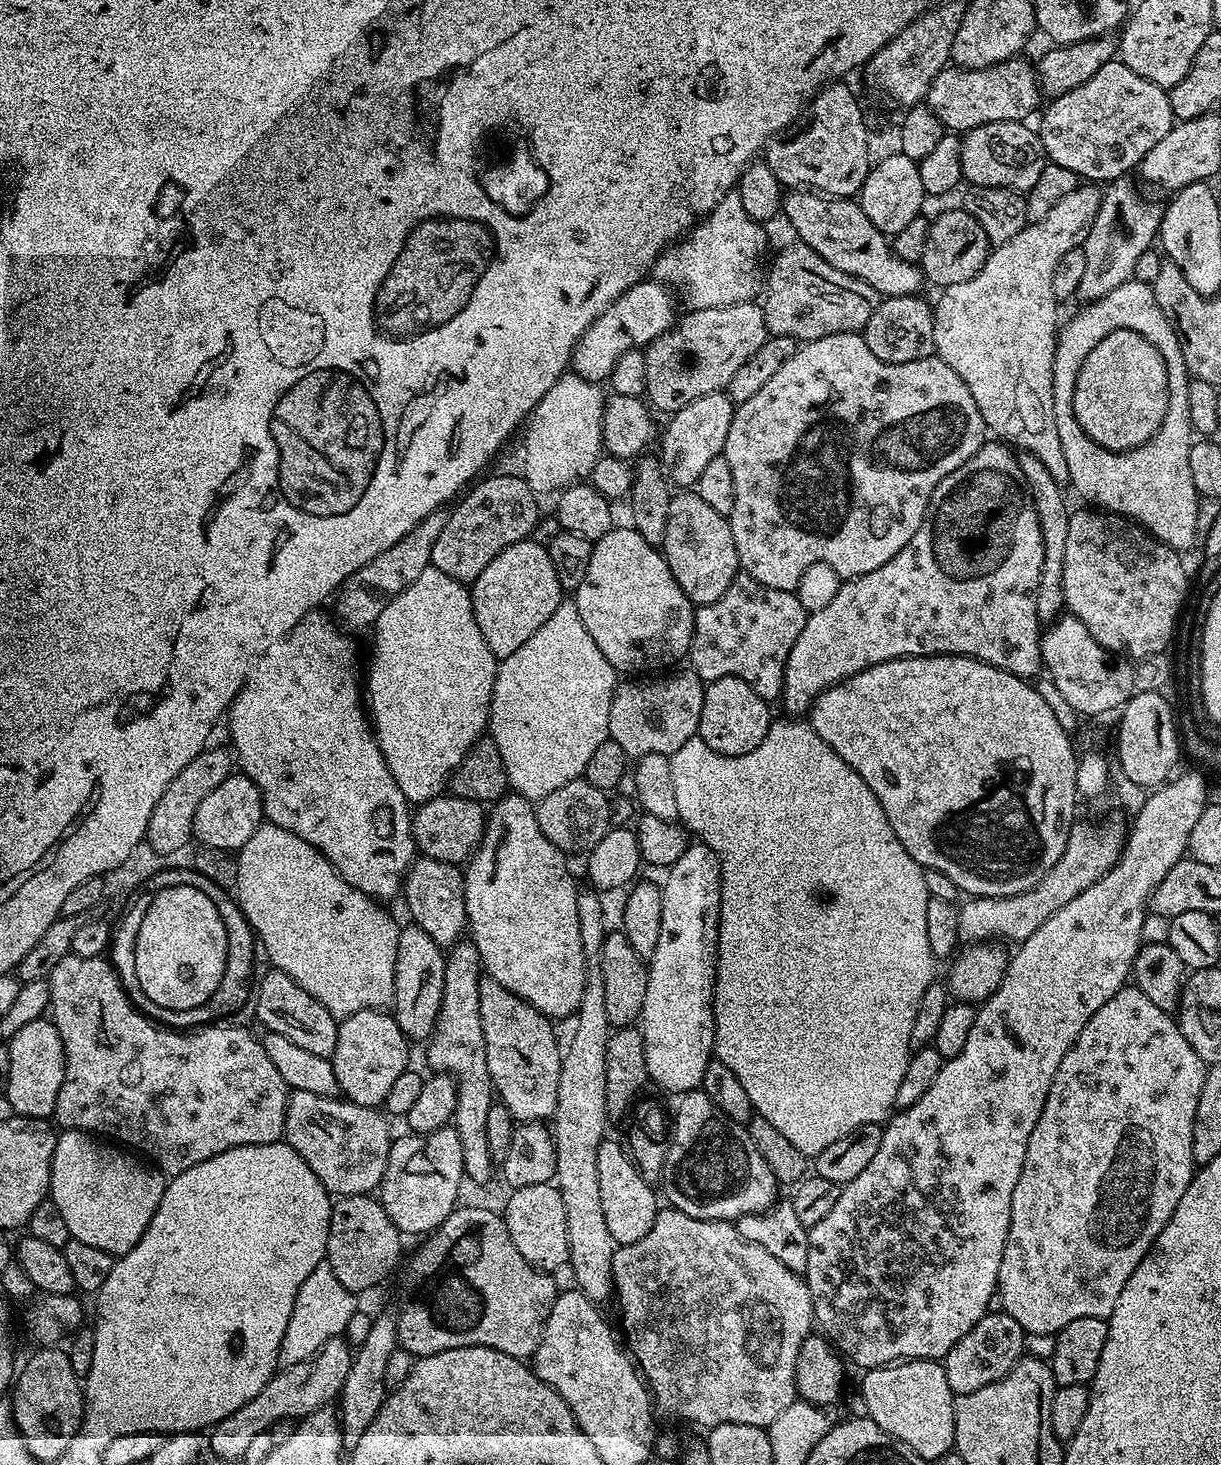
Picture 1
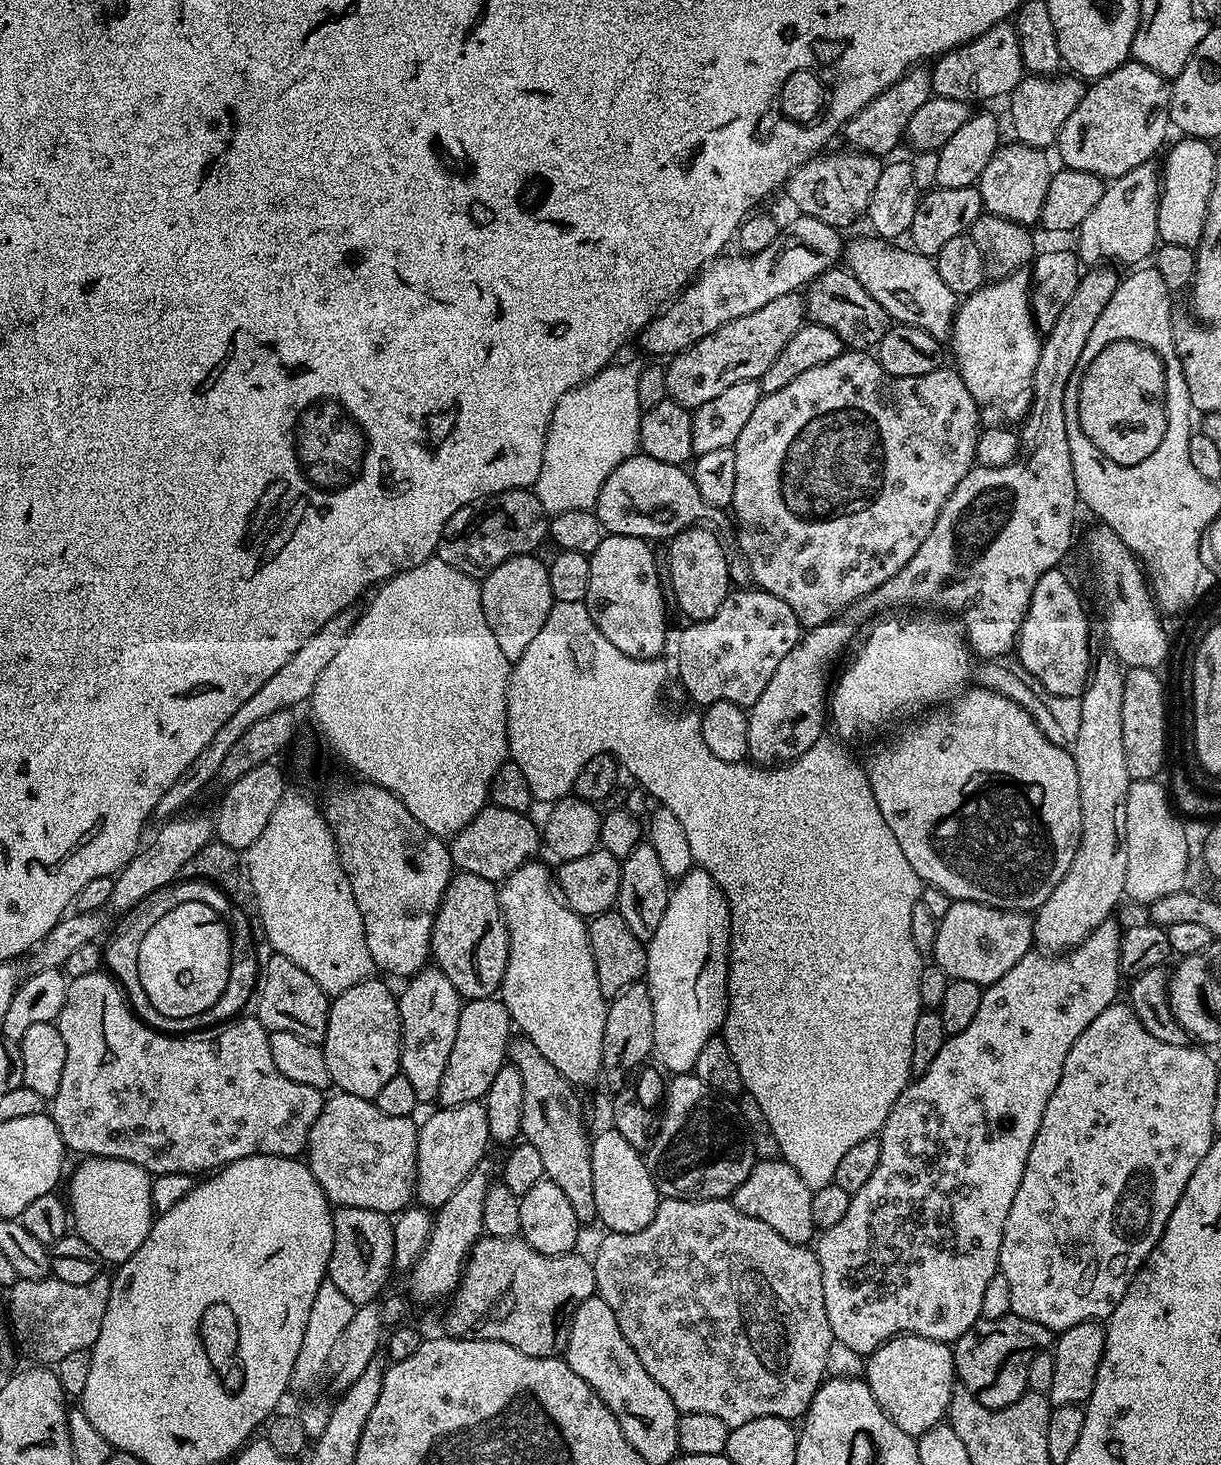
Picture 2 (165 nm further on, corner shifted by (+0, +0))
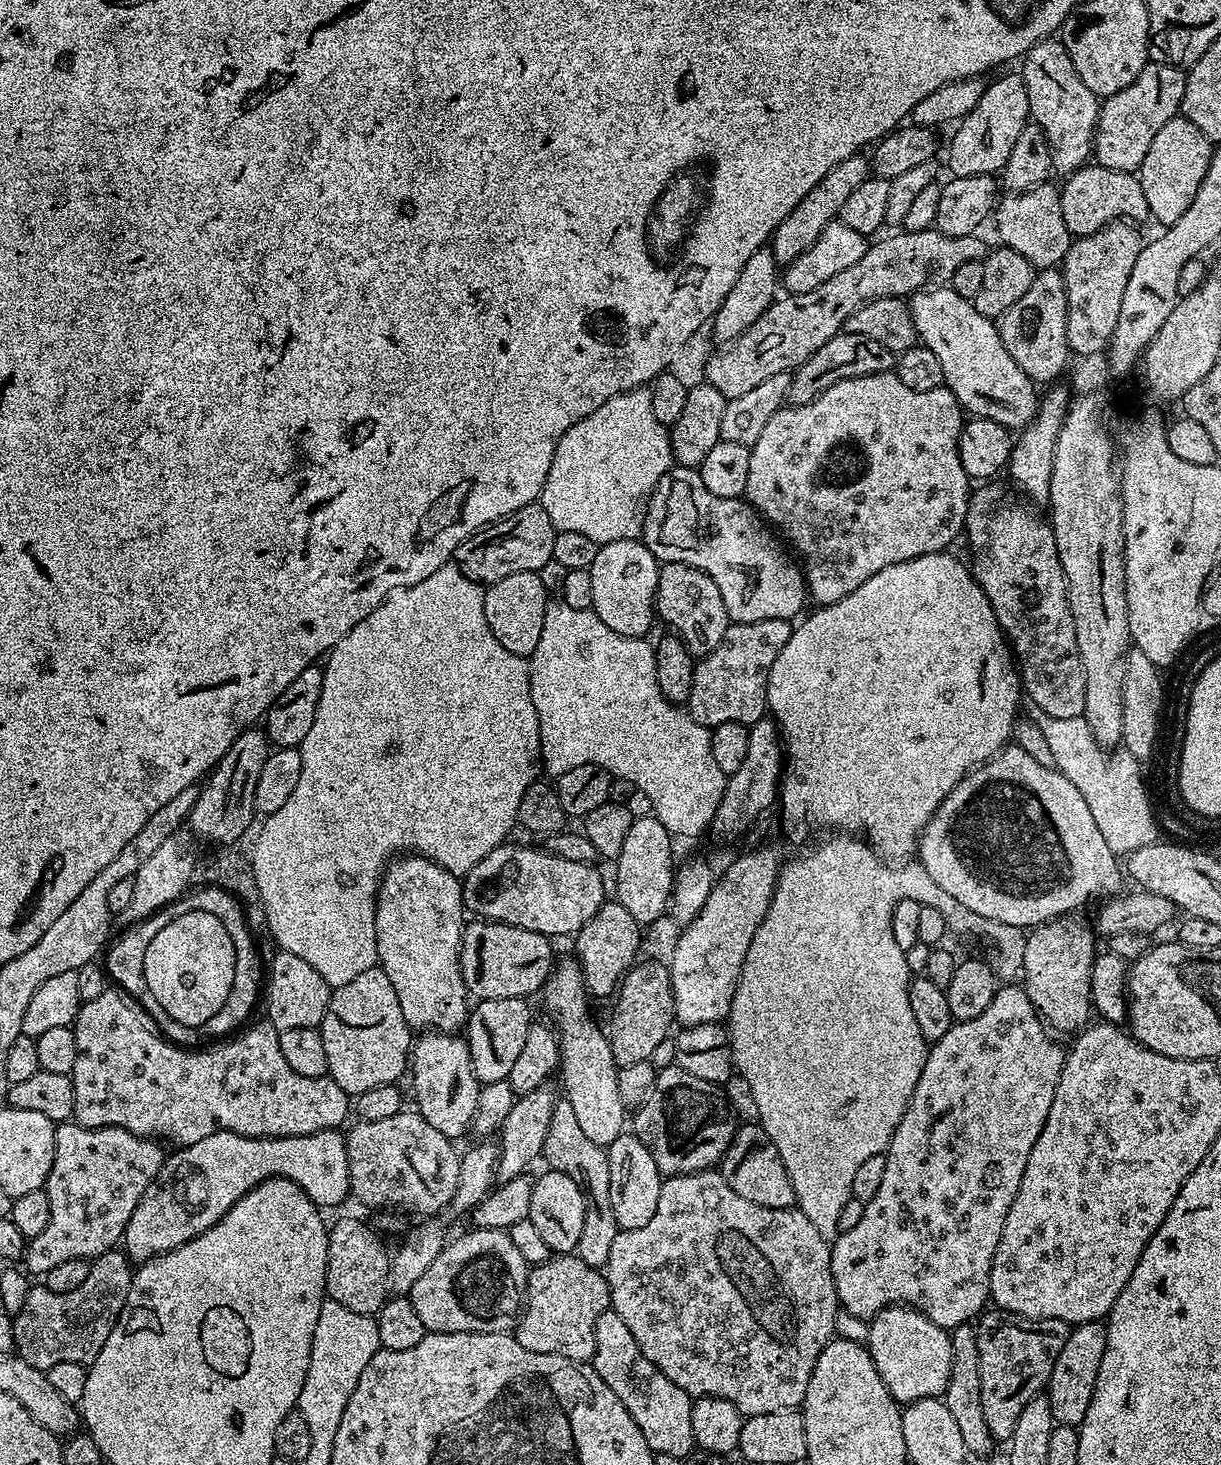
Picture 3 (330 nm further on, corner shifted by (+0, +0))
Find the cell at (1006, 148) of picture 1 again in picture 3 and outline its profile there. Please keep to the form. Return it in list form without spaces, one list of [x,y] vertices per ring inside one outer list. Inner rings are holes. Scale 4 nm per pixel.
[[[1045,182],[1036,188],[1025,192],[1008,194],[997,203],[994,209],[994,221],[996,220],[996,232],[1000,235],[999,243],[1010,250],[1018,250],[1026,262],[1030,262],[1033,268],[1056,268],[1063,265],[1066,254],[1070,250],[1074,239],[1071,232],[1066,230],[1066,222],[1062,219],[1062,202],[1060,201],[1060,188],[1052,185],[1052,182]]]

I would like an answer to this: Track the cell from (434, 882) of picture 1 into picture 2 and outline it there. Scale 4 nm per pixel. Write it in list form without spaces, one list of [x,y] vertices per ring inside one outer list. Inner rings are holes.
[[[457,871],[446,886],[444,897],[440,899],[440,908],[434,918],[430,956],[435,967],[446,974],[454,988],[465,1001],[482,1000],[493,997],[498,991],[502,978],[506,974],[508,961],[508,927],[500,912],[498,888],[493,881],[480,878],[478,874]]]

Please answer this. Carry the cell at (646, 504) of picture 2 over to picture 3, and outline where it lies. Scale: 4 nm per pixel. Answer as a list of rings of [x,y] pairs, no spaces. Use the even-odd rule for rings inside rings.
[[[673,466],[667,476],[660,477],[656,489],[646,501],[642,542],[654,553],[657,561],[694,566],[714,578],[714,586],[718,586],[722,602],[726,602],[729,621],[745,624],[762,622],[762,618],[792,620],[805,611],[804,603],[809,603],[808,584],[804,581],[801,565],[793,559],[764,517],[747,499],[718,498],[710,494],[695,468]]]

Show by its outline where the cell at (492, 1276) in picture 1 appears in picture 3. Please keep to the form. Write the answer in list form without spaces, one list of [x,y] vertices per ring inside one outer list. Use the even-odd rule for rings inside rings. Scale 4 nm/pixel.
[[[560,1254],[555,1258],[549,1259],[546,1264],[535,1265],[528,1273],[528,1291],[526,1293],[526,1303],[522,1309],[522,1315],[514,1329],[516,1341],[522,1346],[526,1346],[526,1350],[534,1350],[538,1354],[558,1354],[562,1358],[570,1358],[581,1362],[591,1361],[592,1355],[596,1352],[596,1334],[595,1326],[598,1318],[602,1313],[609,1311],[612,1302],[610,1294],[610,1286],[608,1285],[608,1277],[601,1269],[586,1266],[586,1262],[582,1262],[582,1258],[575,1254]]]

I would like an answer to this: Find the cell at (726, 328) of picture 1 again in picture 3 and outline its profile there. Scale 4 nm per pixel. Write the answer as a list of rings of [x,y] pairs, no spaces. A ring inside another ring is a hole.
[[[935,227],[921,232],[903,230],[893,232],[896,233],[886,237],[885,240],[877,239],[875,242],[869,243],[866,254],[862,254],[862,258],[858,262],[854,262],[854,266],[842,270],[842,274],[834,274],[834,278],[830,278],[830,282],[822,282],[822,286],[809,292],[785,295],[785,300],[780,298],[772,303],[766,310],[766,314],[762,314],[762,318],[758,318],[758,322],[754,322],[754,326],[747,328],[737,340],[721,347],[724,348],[721,352],[714,353],[705,362],[703,379],[706,383],[714,386],[714,390],[721,392],[727,401],[738,398],[738,394],[747,394],[749,390],[754,390],[754,386],[766,382],[766,378],[774,378],[774,374],[792,372],[801,364],[805,364],[816,350],[826,346],[826,342],[830,342],[830,338],[834,338],[842,331],[850,314],[854,314],[863,304],[869,304],[872,300],[887,300],[889,296],[908,298],[912,293],[927,289],[929,286],[947,285],[955,271],[964,263],[983,261],[986,255],[986,247],[984,248],[983,242],[979,240],[981,237],[976,234],[947,236],[937,232]]]

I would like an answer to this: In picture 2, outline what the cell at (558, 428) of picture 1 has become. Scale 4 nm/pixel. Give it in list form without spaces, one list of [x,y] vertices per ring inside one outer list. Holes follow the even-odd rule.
[[[613,362],[608,367],[603,368],[598,374],[589,376],[583,384],[577,388],[571,388],[566,394],[562,394],[562,398],[554,406],[552,417],[548,423],[548,432],[544,435],[544,448],[542,458],[542,468],[539,470],[539,476],[534,485],[536,497],[542,502],[545,512],[555,514],[557,512],[565,512],[566,510],[589,510],[595,509],[596,499],[602,490],[602,482],[606,482],[606,478],[610,478],[610,474],[622,463],[626,458],[637,455],[640,446],[640,417],[642,409],[638,402],[638,378],[640,377],[641,365],[637,364],[620,364],[621,362]]]

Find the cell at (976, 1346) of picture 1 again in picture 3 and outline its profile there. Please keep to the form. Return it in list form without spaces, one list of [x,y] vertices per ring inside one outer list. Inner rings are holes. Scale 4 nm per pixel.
[[[988,1310],[979,1317],[975,1329],[982,1418],[993,1441],[1006,1442],[1014,1434],[1014,1425],[1026,1402],[1047,1389],[1054,1362],[1058,1362],[1058,1354],[1066,1346],[1070,1326],[1061,1320],[1031,1320],[1013,1312]]]

